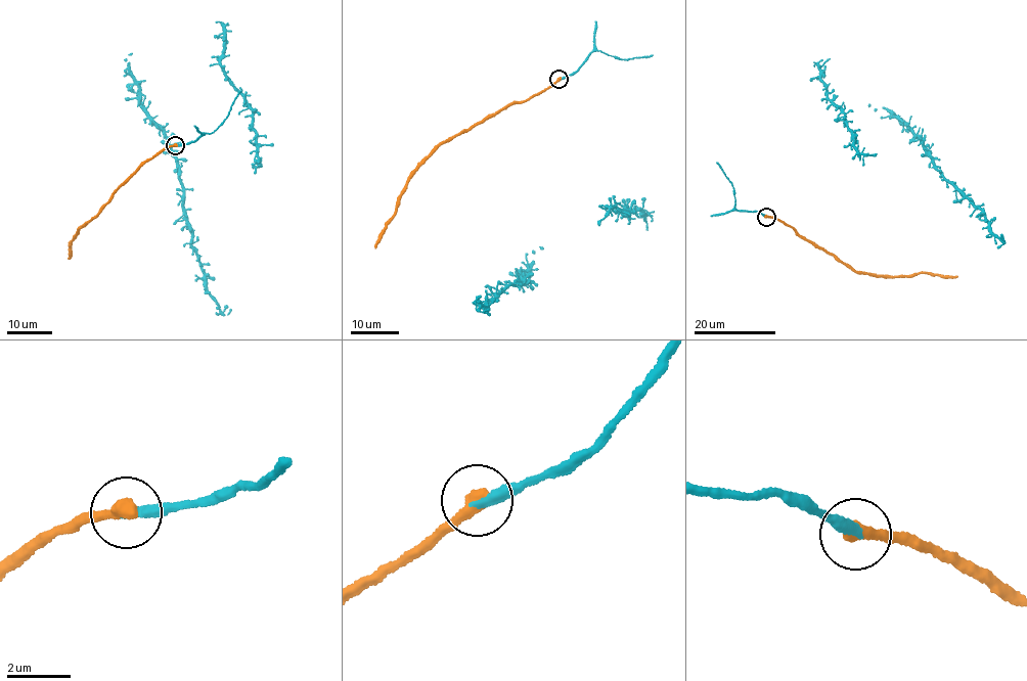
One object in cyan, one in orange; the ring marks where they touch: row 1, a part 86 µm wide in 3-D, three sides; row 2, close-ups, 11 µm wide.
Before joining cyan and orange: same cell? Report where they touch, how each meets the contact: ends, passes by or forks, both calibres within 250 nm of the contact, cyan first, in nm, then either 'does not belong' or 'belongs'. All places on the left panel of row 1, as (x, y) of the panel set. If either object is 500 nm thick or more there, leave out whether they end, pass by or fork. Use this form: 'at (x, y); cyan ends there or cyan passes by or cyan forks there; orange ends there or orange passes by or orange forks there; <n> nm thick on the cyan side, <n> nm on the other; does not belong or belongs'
at (175, 145); 280 nm thick on the cyan side, 500 nm on the other; belongs

